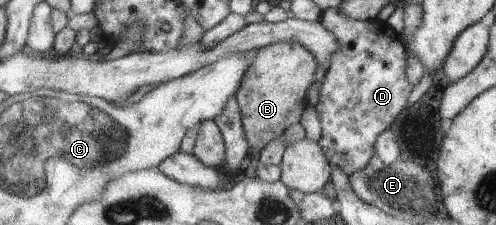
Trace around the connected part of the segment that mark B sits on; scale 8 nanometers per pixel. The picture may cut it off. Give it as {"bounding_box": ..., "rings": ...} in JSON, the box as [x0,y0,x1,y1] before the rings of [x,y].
{"bounding_box":[234,40,317,153],"rings":[[[289,40],[273,42],[257,49],[255,58],[249,62],[234,93],[249,153],[260,152],[267,142],[281,136],[288,126],[299,122],[307,106],[307,88],[315,80],[317,65],[309,50]]]}

